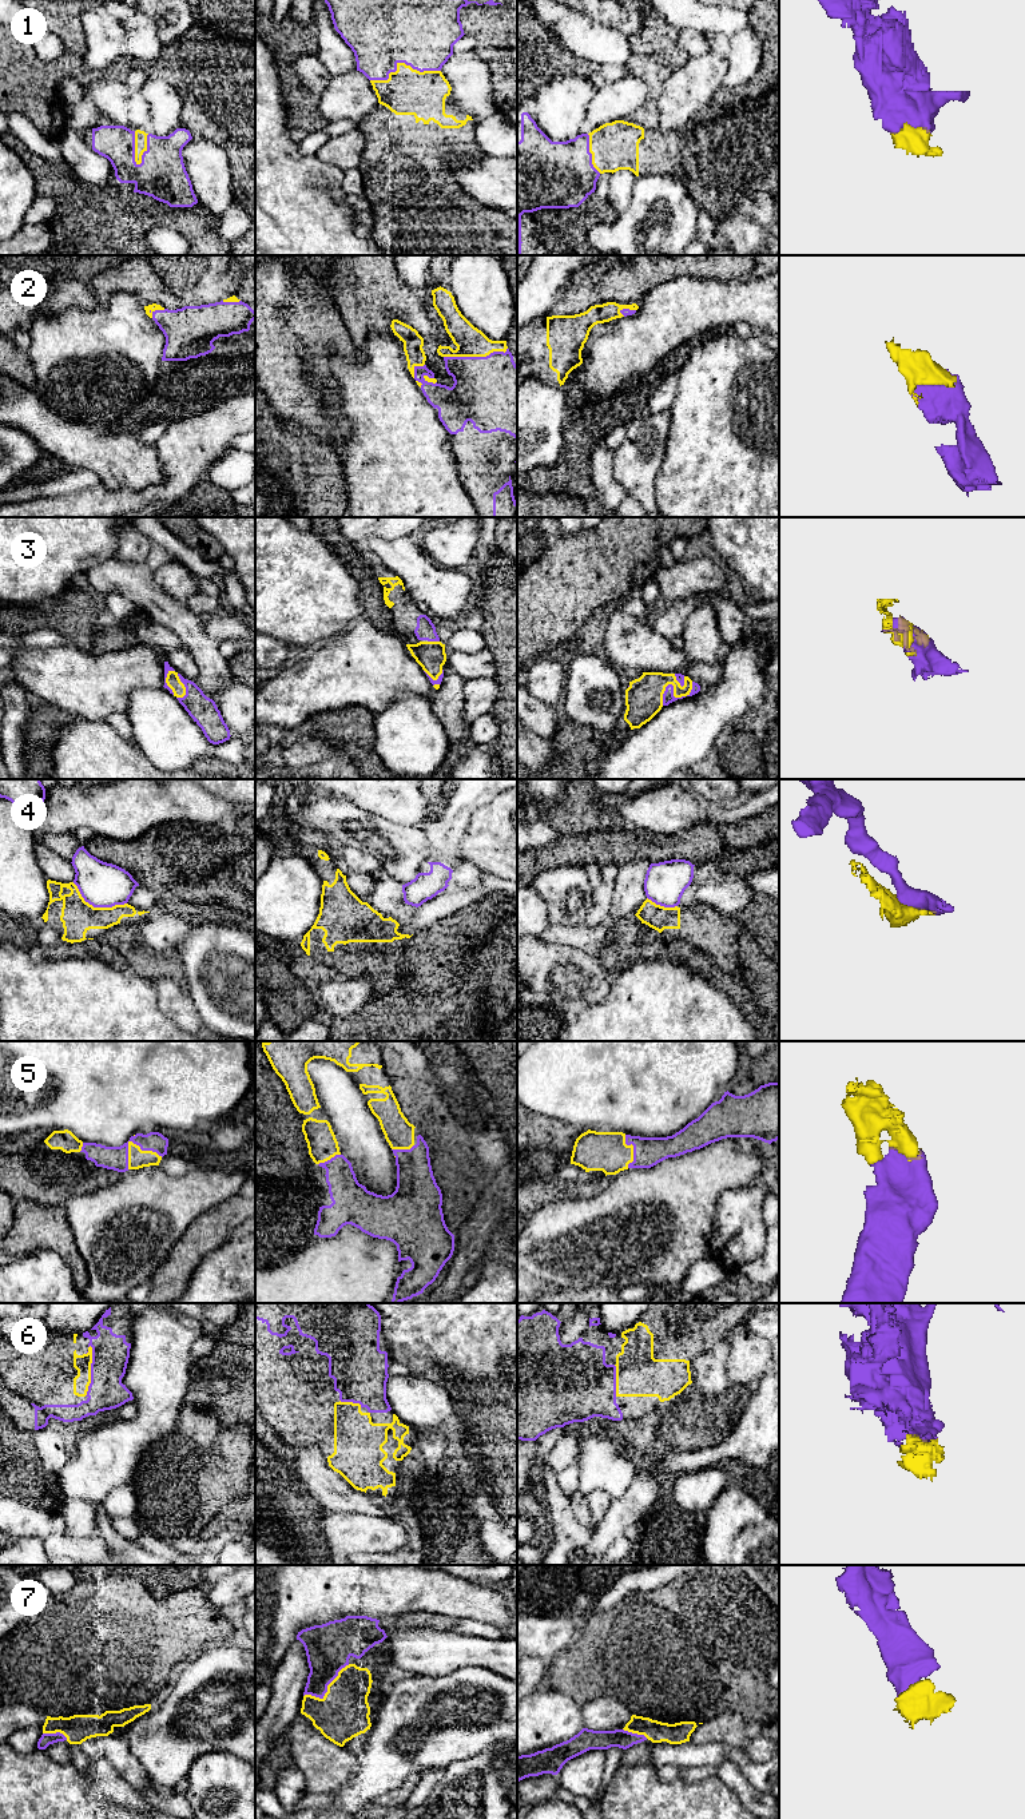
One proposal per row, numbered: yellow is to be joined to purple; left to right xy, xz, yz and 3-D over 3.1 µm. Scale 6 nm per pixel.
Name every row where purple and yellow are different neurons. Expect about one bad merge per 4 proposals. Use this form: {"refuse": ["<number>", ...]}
{"refuse": ["4"]}

